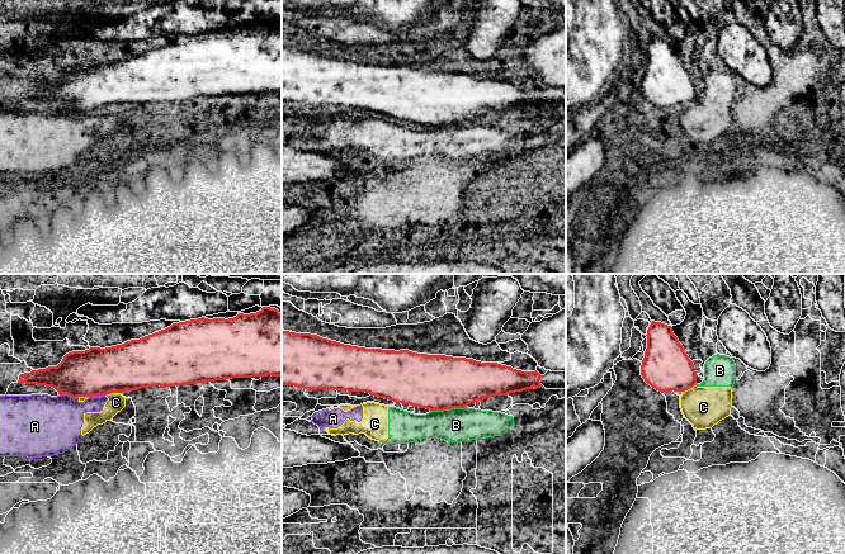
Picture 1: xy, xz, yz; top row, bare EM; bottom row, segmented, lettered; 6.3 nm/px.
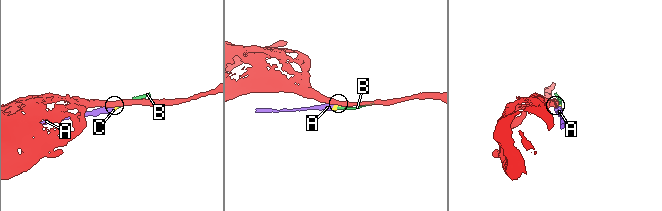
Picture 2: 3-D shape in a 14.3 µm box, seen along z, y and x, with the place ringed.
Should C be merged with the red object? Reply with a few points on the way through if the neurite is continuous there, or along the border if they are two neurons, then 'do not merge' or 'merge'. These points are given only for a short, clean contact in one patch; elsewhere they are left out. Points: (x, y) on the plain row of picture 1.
along xy (121, 108), (111, 108), (105, 112) | do not merge

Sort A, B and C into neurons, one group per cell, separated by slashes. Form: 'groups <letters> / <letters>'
groups A B C

